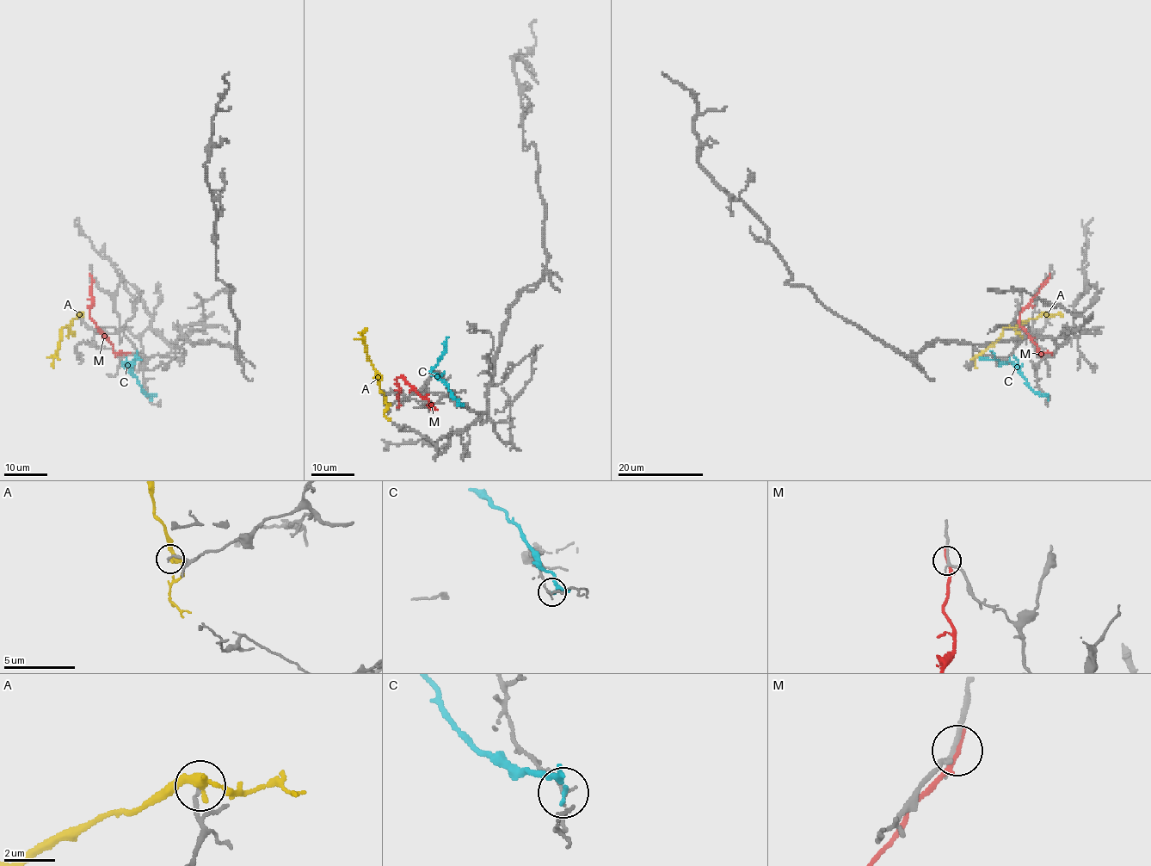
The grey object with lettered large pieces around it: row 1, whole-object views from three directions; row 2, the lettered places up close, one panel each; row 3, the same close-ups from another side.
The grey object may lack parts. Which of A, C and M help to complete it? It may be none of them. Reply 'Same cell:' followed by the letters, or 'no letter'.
Same cell: no letter

